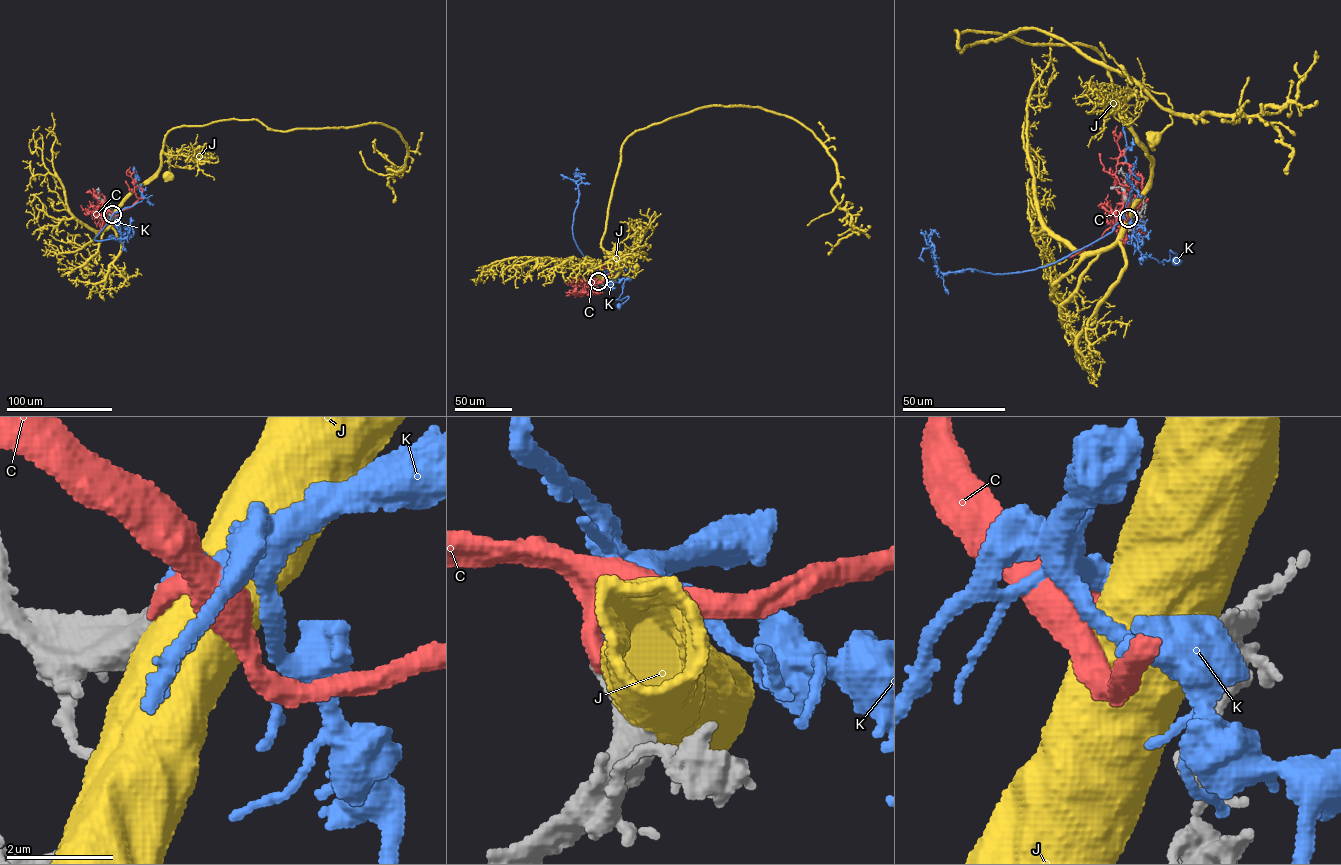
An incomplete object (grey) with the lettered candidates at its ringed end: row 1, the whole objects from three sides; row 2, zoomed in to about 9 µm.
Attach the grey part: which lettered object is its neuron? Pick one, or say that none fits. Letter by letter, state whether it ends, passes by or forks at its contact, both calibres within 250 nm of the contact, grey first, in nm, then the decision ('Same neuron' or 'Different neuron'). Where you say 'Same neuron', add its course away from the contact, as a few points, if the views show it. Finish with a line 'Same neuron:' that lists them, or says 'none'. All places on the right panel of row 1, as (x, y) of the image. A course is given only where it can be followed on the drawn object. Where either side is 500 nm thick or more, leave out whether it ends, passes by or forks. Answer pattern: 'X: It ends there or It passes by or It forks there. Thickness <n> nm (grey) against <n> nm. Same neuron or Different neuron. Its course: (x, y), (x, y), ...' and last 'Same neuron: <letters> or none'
C: It ends there. Thickness 300 nm (grey) against 360 nm. Different neuron
J: Thickness 600 nm (grey) against 750 nm. Different neuron
K: It ends there. Thickness 480 nm (grey) against 320 nm. Same neuron. Its course: (1128, 218), (1143, 254), (1163, 264), (1170, 250), (1176, 254), (1176, 260)
Same neuron: K

